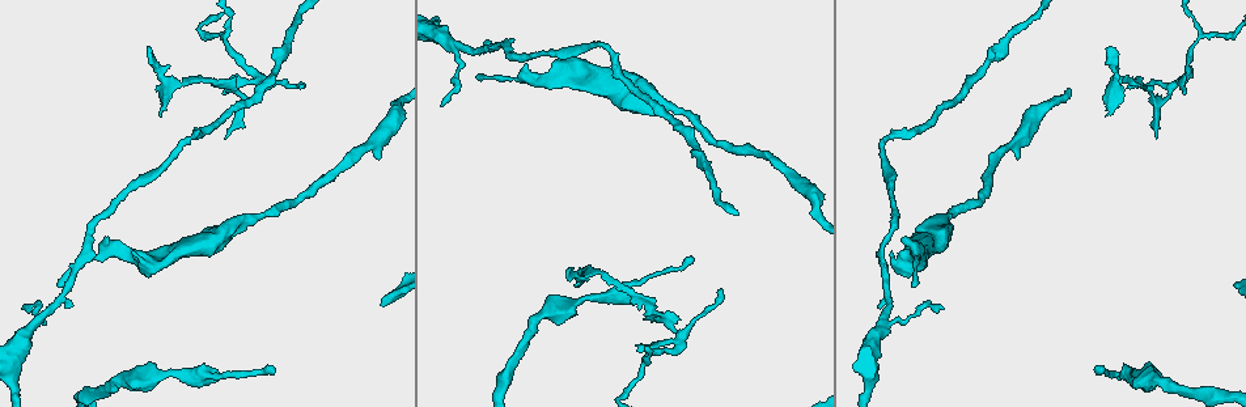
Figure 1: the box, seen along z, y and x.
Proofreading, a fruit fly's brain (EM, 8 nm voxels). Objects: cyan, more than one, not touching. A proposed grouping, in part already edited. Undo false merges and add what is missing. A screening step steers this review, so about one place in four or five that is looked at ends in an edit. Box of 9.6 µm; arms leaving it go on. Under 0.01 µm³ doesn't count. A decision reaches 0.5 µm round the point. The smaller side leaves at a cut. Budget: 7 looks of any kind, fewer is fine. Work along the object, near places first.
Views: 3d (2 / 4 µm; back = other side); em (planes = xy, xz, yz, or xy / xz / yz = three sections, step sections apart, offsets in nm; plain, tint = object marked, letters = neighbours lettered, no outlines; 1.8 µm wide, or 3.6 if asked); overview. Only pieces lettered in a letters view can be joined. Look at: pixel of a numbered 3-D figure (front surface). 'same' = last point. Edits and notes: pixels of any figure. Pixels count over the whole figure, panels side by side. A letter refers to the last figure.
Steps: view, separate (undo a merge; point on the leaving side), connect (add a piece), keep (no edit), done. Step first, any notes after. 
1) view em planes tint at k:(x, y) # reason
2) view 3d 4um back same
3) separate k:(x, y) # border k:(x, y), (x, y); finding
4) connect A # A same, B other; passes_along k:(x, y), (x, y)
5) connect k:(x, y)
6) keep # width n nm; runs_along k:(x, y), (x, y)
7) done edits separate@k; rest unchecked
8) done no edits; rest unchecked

view em yz step 8 tint at 1:(37, 322) # two arms in line, one across

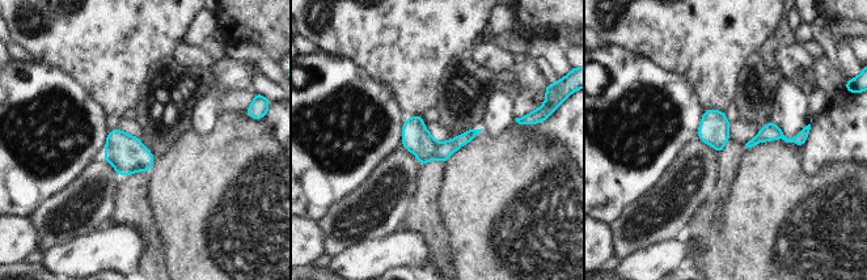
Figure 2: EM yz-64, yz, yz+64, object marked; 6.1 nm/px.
view em planes letters same

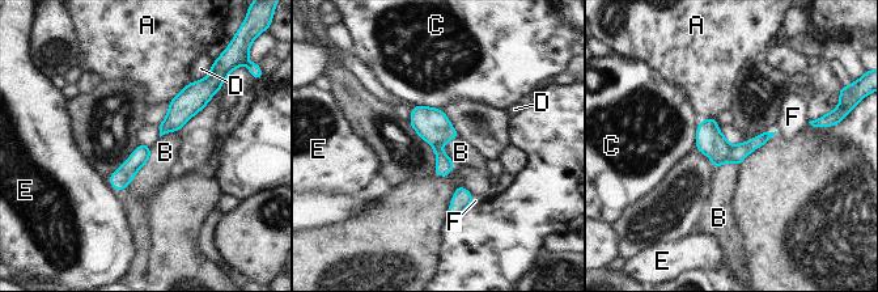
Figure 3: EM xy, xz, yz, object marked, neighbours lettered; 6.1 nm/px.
keep # width 100 nm; A other, B other, C other, D other, E other, F other; border 3:(151, 147), (147, 163), (128, 185); continuous, no second neuron

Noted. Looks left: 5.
view 3d 4um back at 1:(567, 268) # branch stops here

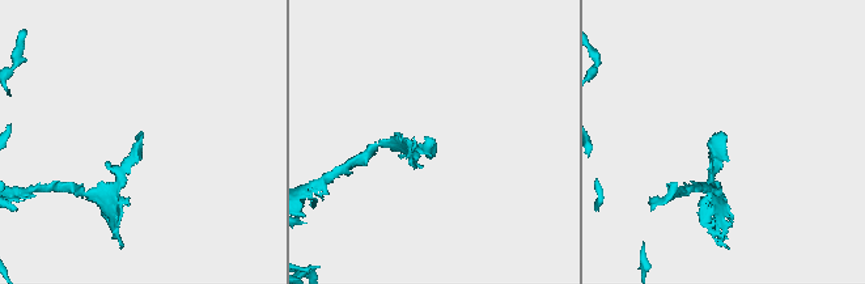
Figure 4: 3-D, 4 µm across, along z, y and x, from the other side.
view em planes letters at 4:(723, 133) # shape alone is not enough

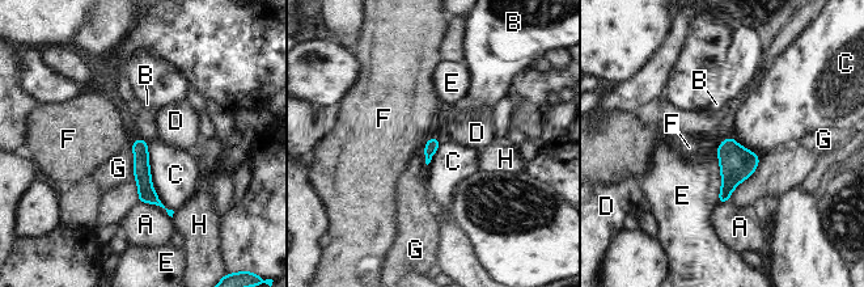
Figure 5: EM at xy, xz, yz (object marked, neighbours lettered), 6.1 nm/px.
keep # A other, B other, C other, D other, E other, F other, G other, H other; runs_along 5:(139, 142), (144, 186), (156, 201); none of them fits

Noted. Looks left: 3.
view em yz step 4 tint at 1:(646, 360) # arms part here

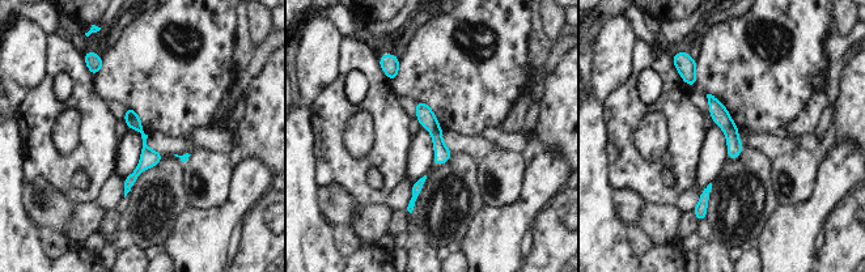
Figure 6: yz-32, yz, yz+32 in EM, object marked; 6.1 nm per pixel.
view em planes letters same

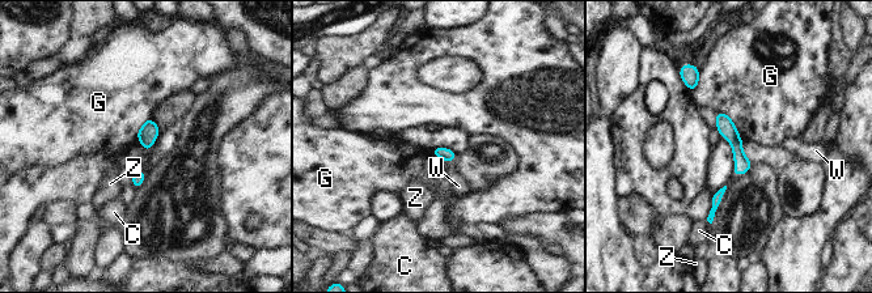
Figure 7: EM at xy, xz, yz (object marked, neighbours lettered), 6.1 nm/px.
keep # C other, G other, W other, Z other; border 7:(718, 110), (732, 120), (743, 141); one neuron here

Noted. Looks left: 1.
done no edits; rest unchecked

